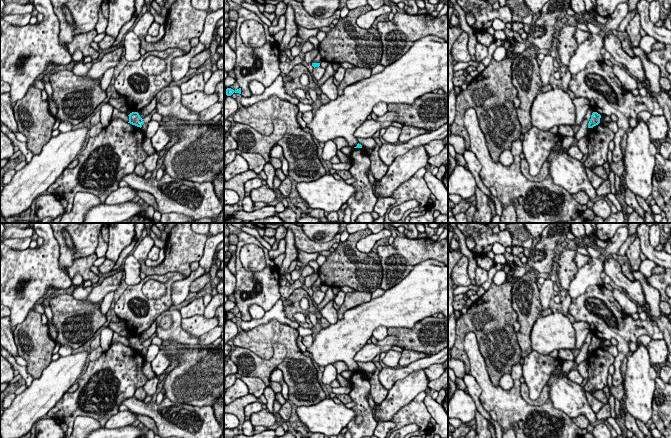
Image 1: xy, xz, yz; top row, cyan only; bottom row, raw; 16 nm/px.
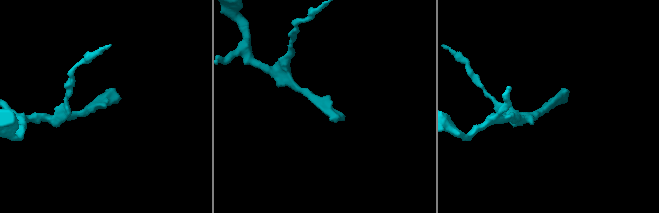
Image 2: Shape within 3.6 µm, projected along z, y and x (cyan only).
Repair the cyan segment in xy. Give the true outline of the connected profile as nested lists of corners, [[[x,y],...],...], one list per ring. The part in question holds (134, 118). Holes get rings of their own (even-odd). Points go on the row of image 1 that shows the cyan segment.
[[[154,109],[149,115],[141,118],[138,112],[132,112],[129,116],[129,122],[132,125],[135,125],[137,127],[142,127],[144,123],[148,123],[152,120],[152,115],[156,112],[156,109]]]

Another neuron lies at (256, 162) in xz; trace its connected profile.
[[[238,152],[238,154],[240,154],[247,161],[249,170],[252,170],[257,174],[263,171],[266,161],[260,154],[245,152]]]

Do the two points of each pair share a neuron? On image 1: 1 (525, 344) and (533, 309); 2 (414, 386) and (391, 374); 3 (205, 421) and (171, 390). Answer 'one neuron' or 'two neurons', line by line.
1: one neuron
2: two neurons
3: two neurons

